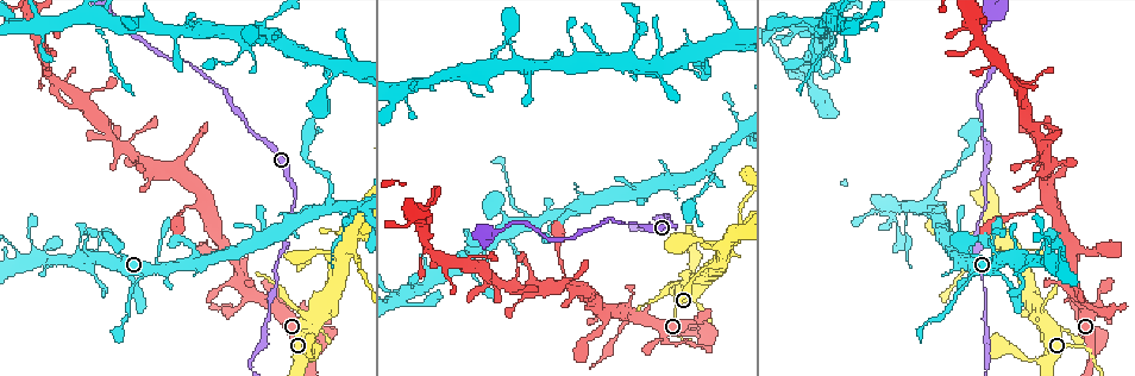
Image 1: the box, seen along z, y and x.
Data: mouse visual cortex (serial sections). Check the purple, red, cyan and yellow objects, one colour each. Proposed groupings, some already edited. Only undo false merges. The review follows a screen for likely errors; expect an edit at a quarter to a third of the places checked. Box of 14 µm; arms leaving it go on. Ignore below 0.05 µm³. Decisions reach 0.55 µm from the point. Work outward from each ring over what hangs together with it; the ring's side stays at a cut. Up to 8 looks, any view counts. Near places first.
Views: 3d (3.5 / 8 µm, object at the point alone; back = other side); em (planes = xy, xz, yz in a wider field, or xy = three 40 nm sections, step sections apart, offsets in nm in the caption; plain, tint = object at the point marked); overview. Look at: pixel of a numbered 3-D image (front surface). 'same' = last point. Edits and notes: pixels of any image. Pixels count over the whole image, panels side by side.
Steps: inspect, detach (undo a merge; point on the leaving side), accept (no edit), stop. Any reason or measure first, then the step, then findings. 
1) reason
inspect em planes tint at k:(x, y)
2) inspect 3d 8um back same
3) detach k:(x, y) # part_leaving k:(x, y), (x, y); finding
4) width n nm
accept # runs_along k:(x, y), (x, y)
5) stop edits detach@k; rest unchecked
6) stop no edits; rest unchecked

sudden change in width
inspect 3d 3.5um at 1:(297, 308)

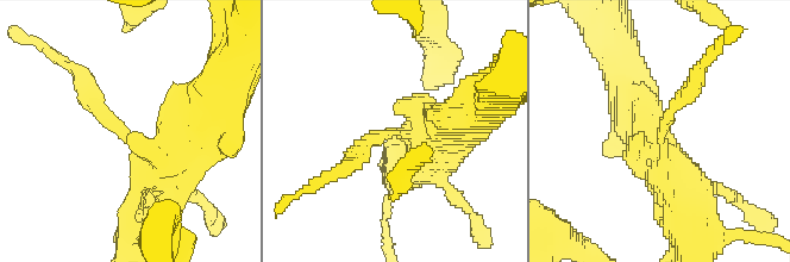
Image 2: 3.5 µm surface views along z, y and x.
arm_widths 200, 450 nm; now the EM
inspect em xy step 3 tint at 2:(662, 134)

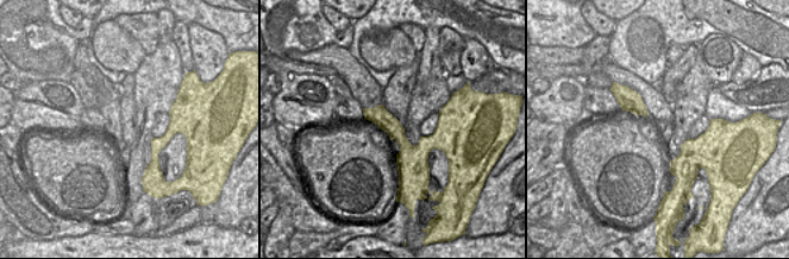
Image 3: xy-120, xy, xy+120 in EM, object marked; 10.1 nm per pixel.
accept # runs_along 2:(167, 187), (82, 85); all the same cell

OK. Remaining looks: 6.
two arms at a narrow angle
inspect 3d 3.5um at 1:(993, 17)

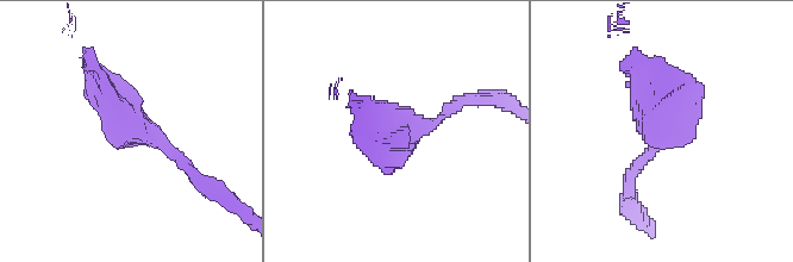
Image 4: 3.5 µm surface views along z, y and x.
arms 3; arm_widths 150, 250, 350 nm; need the tissue
inspect em xy step 3 tint at 4:(413, 133)

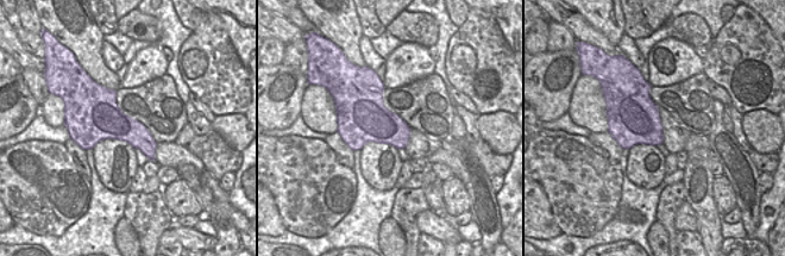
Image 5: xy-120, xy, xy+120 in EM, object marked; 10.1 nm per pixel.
accept # runs_along 4:(201, 182), (95, 83); continuous, no second cell

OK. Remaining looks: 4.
branch point
inspect 3d 3.5um at 1:(62, 86)

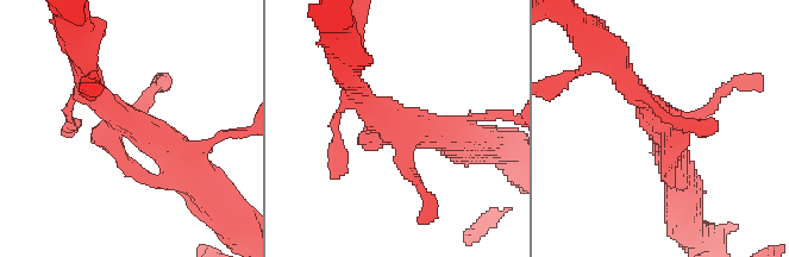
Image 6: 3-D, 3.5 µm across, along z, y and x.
need the tissue
inspect em xy step 2 tint at 6:(658, 120)

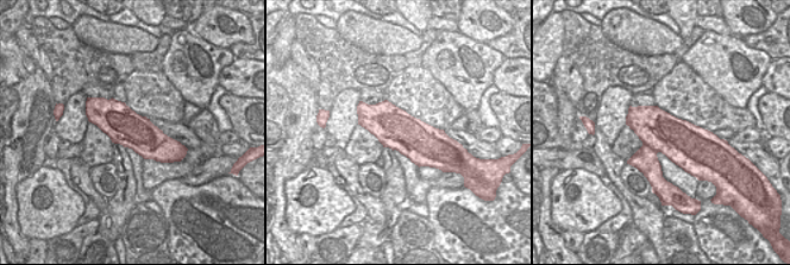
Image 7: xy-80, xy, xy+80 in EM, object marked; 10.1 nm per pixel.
another direction
inspect em planes tint same

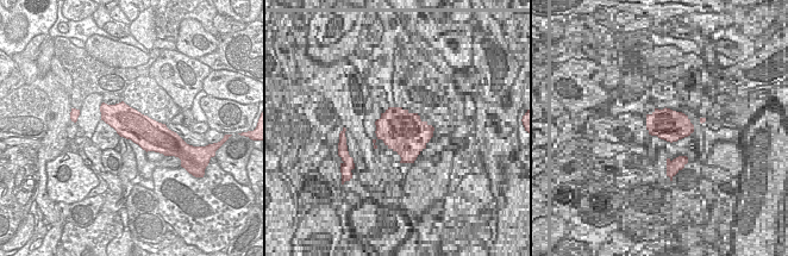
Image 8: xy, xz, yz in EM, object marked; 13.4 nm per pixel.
accept # runs_along 6:(185, 167), (89, 89), (82, 68); one cell here

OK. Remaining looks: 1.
stop no edits; rest unchecked

